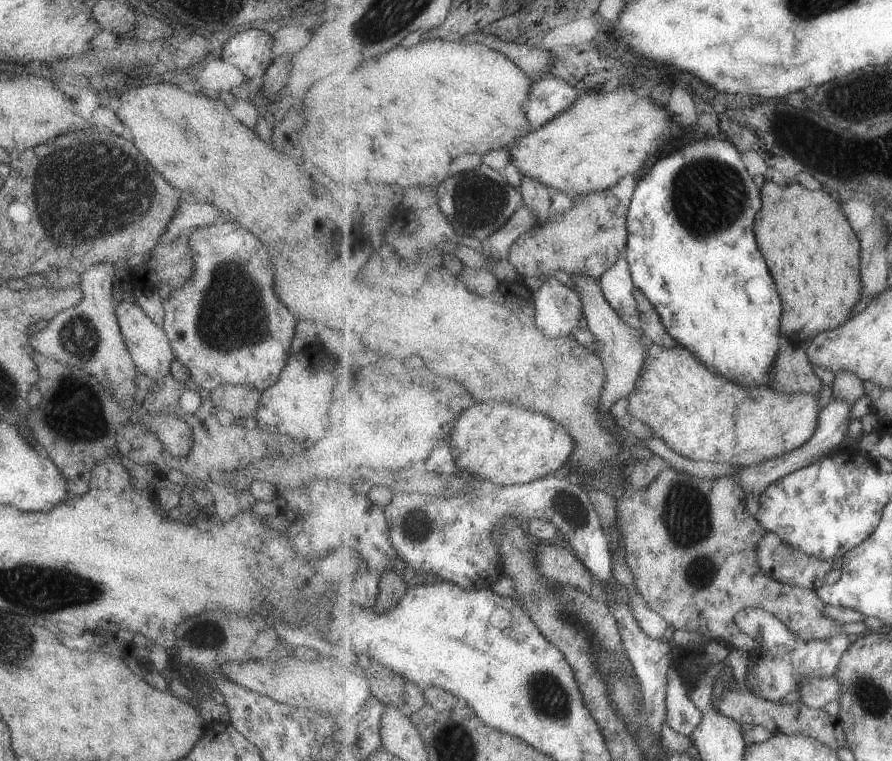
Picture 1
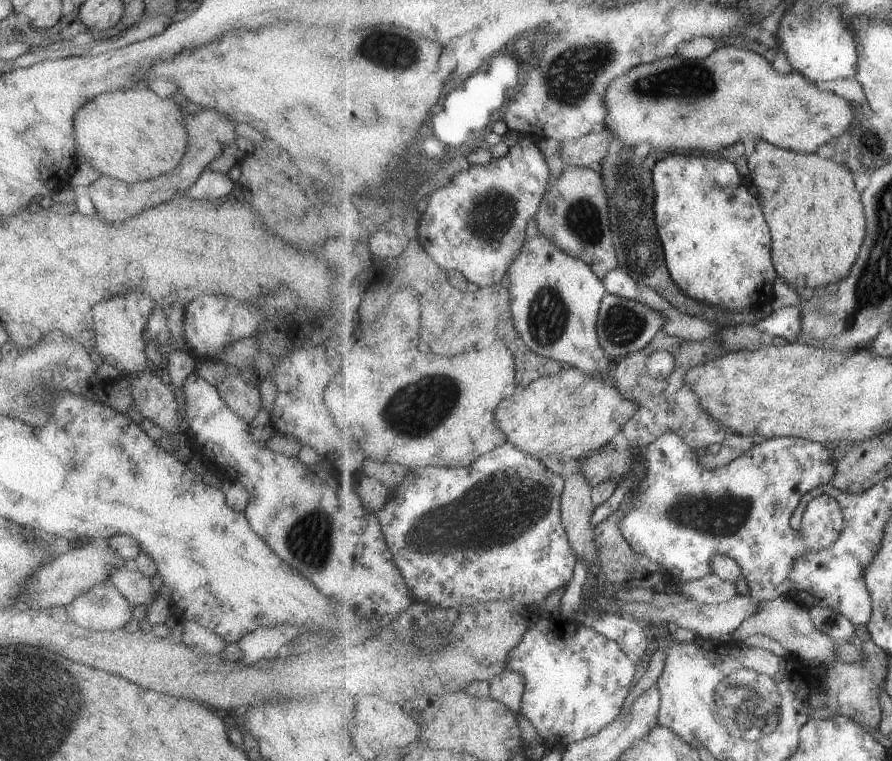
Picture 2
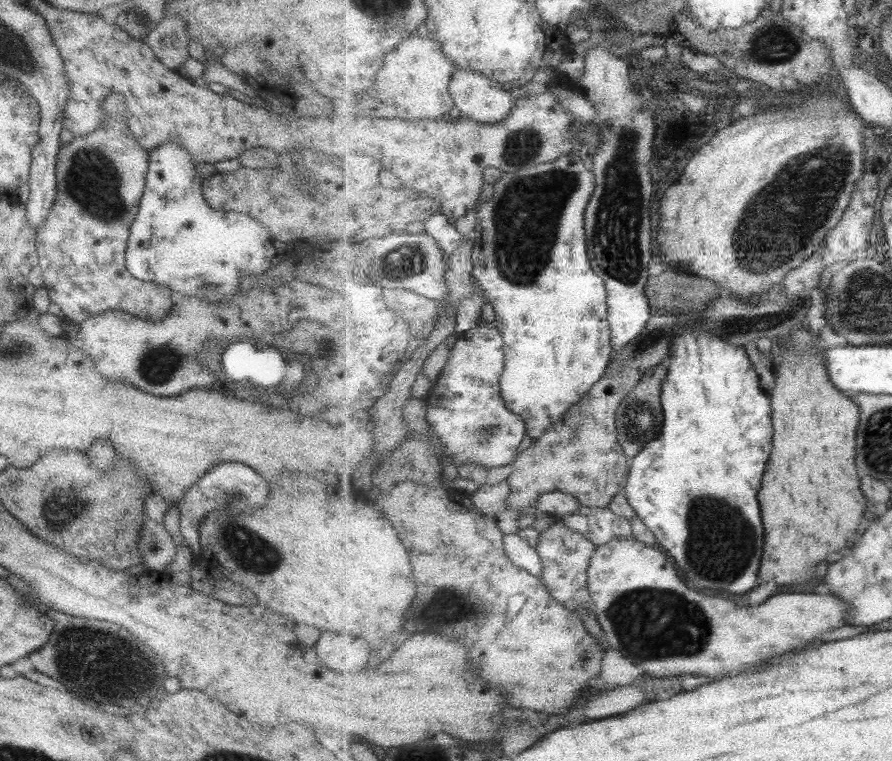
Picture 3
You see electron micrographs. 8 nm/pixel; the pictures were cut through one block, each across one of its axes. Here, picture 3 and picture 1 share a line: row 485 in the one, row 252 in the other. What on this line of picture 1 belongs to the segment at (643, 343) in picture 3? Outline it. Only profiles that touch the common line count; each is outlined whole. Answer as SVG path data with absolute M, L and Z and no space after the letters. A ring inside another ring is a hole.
M601 192L582 195L580 199L576 197L575 206L571 210L567 210L565 214L553 213L547 220L547 224L534 227L513 243L510 250L511 264L515 266L522 278L527 276L539 278L539 276L555 274L557 270L563 270L569 276L583 274L583 276L600 279L607 270L611 270L619 262L622 255L626 254L629 209L630 202L621 202L619 198L605 196Z

